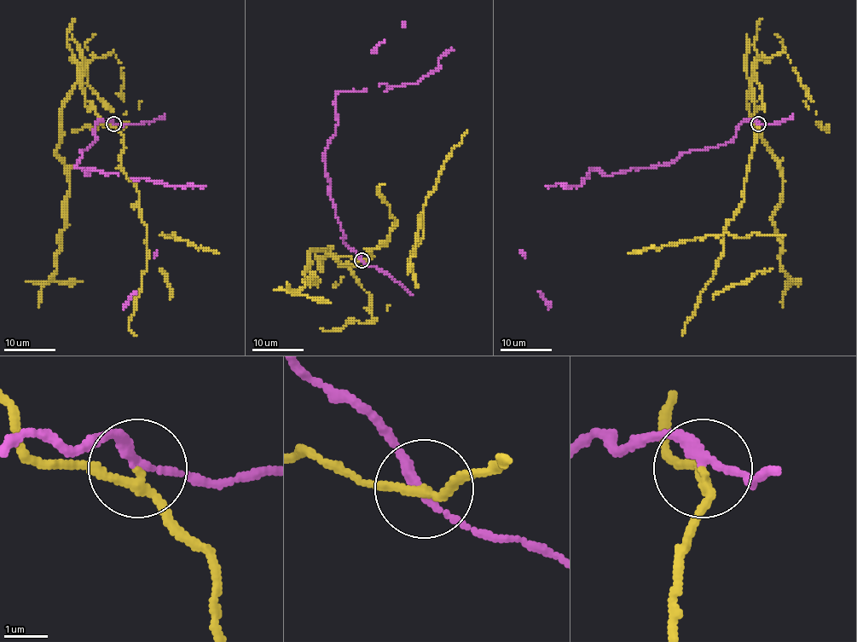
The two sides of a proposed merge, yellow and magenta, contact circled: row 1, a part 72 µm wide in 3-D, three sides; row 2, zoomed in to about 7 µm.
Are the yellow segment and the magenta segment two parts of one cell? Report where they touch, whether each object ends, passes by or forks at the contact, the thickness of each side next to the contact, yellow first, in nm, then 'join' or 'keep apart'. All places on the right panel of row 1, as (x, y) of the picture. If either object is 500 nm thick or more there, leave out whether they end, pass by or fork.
(758, 124) | yellow passes by | magenta passes by | 190/200 nm | keep apart

